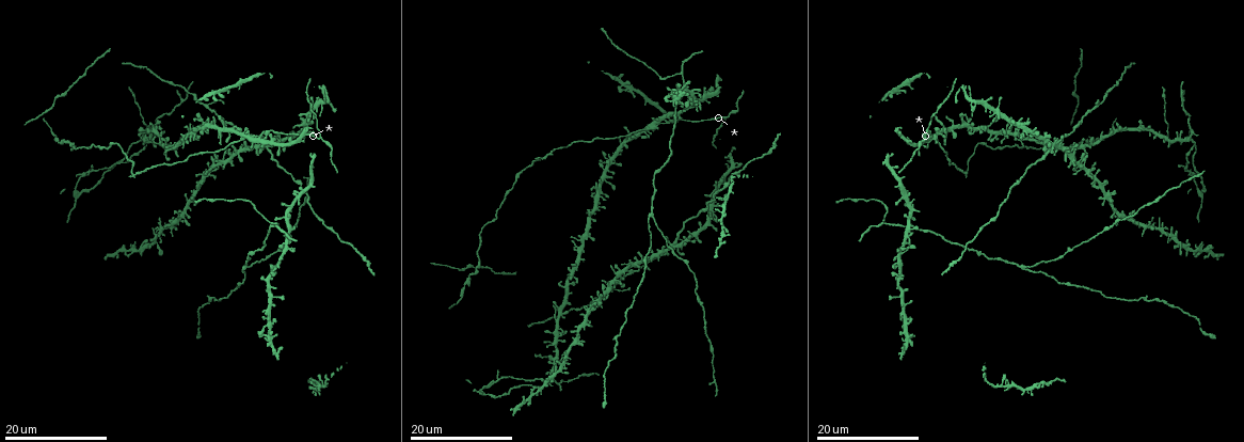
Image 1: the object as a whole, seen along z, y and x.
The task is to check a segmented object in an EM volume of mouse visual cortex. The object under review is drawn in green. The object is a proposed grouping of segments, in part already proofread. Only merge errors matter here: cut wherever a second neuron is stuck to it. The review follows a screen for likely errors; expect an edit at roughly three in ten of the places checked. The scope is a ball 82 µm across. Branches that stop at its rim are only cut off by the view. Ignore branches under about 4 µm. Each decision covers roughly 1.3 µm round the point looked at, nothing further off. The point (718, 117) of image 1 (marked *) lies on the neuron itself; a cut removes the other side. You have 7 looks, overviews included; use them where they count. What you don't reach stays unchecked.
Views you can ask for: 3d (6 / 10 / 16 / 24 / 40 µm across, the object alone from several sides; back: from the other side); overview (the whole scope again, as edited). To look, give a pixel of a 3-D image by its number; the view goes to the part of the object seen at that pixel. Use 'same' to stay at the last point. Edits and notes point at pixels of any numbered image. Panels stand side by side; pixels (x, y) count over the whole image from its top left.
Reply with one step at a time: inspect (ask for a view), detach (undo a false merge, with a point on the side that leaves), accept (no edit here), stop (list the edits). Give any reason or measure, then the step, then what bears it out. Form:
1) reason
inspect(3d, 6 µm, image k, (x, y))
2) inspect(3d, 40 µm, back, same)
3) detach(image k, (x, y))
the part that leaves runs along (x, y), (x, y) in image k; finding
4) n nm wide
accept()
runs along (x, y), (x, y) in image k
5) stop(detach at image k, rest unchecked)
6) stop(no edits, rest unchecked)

four arms meet
inspect(3d, 24 µm, image 1, (666, 122))

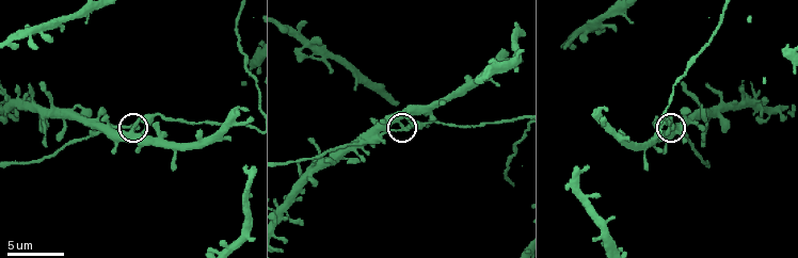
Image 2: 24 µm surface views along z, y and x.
inspect(3d, 6 µm, same)

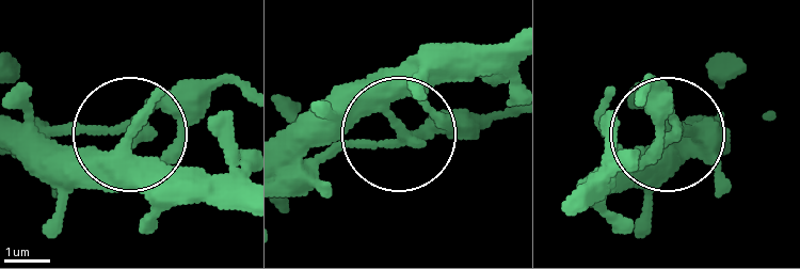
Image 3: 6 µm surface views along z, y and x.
side arm 106 µm
accept()
continuous, no second neuron

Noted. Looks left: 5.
thick turns thin
inspect(3d, 24 µm, image 1, (131, 176))

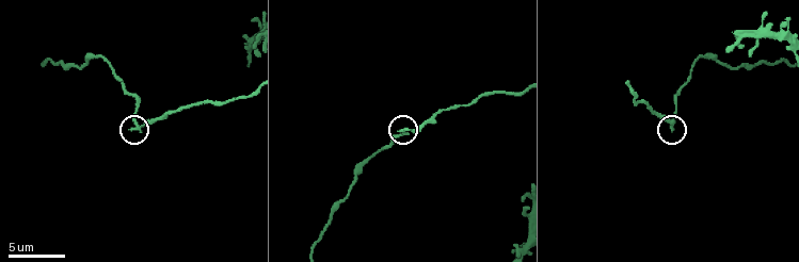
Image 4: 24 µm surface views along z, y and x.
inspect(3d, 6 µm, image 4, (409, 128))

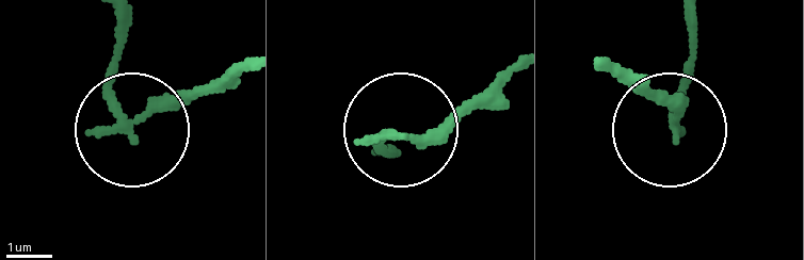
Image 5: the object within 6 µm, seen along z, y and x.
detach(image 5, (114, 64))
the part that leaves runs along (123, 114), (111, 15) in image 5; a second neuron is stuck on

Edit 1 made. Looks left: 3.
inspect(overview)

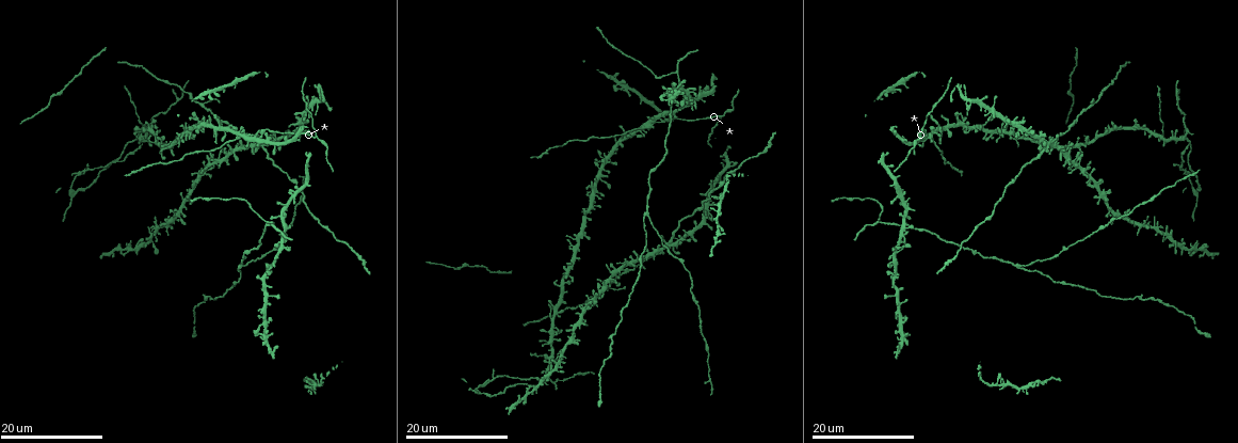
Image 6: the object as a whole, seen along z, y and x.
inspect(3d, 16 µm, image 6, (277, 218))

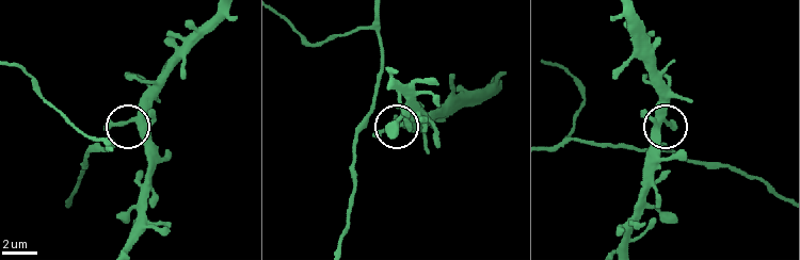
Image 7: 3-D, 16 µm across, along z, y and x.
inspect(3d, 10 µm, image 7, (131, 121))

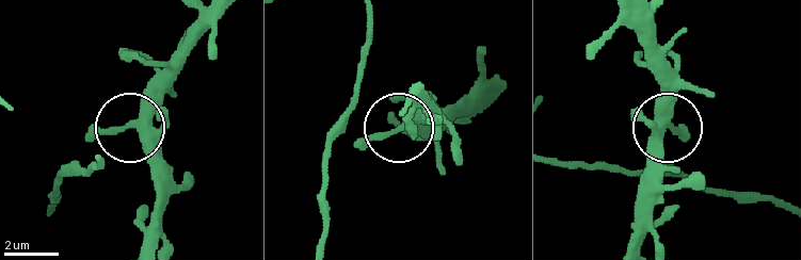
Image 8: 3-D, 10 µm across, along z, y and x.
380 nm wide
accept()
one neuron here

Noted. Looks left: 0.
stop(detach at image 5, rest unchecked)

